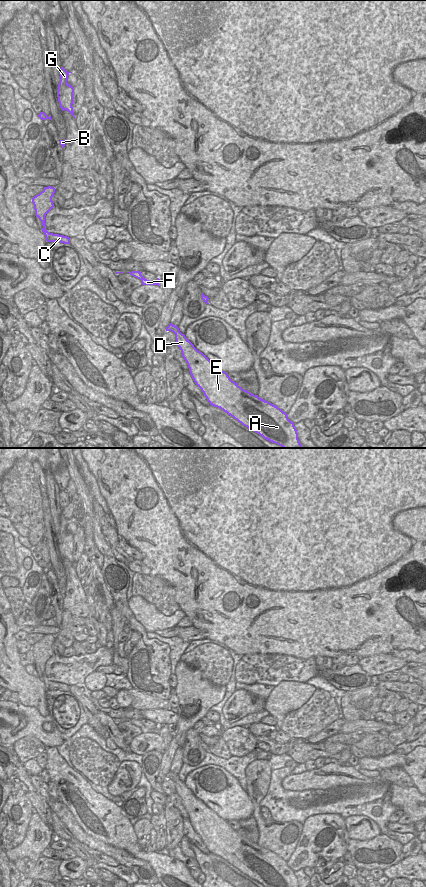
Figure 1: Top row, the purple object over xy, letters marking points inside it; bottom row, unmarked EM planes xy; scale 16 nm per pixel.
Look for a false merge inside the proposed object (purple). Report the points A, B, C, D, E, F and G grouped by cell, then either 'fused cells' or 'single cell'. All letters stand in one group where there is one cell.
A B C D E F G | single cell

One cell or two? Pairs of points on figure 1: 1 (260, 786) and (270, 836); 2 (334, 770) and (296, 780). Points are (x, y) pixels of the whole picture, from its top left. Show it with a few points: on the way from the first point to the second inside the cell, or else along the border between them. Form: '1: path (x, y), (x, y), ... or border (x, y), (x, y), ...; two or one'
1: path (257, 798), (257, 816), (262, 824); one
2: path (325, 771), (316, 779), (305, 780); one

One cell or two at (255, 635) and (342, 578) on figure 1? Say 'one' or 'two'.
one

